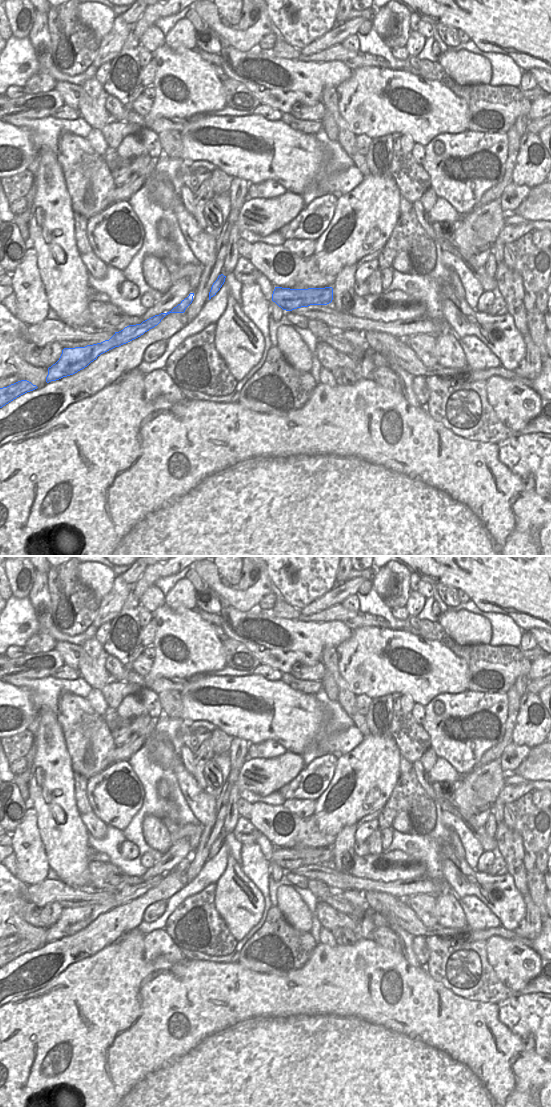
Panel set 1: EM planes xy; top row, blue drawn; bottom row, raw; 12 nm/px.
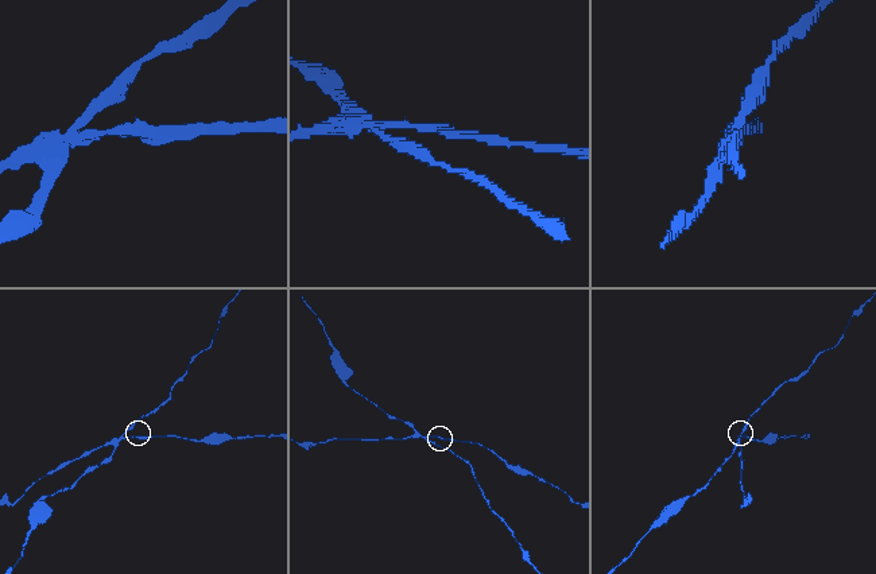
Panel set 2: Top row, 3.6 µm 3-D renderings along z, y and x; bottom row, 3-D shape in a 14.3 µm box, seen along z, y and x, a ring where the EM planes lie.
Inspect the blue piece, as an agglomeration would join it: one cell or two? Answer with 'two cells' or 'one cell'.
two cells

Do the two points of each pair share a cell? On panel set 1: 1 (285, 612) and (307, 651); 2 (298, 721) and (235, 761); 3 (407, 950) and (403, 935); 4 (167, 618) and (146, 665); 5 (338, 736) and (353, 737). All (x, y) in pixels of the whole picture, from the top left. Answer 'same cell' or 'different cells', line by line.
1: different cells
2: different cells
3: same cell
4: different cells
5: same cell

